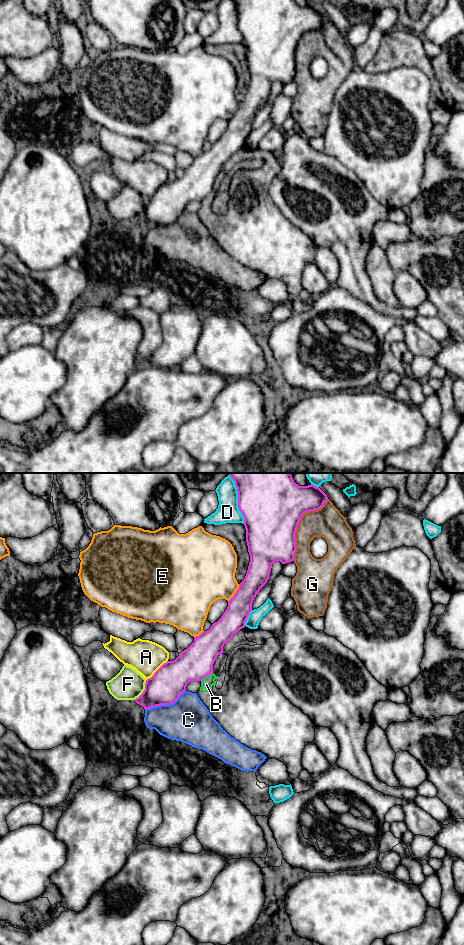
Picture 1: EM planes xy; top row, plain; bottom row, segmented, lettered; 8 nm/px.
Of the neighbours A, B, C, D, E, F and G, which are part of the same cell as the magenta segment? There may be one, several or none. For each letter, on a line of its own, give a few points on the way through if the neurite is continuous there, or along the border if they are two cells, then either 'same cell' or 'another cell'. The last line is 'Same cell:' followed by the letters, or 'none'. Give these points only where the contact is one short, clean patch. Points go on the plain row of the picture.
A: another cell
B: along xy (212, 192), (201, 201) | another cell
C: another cell
D: another cell
E: another cell
F: another cell
G: another cell
Same cell: none

